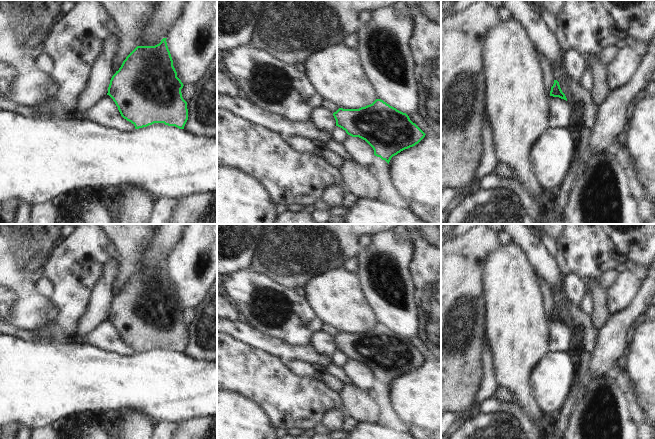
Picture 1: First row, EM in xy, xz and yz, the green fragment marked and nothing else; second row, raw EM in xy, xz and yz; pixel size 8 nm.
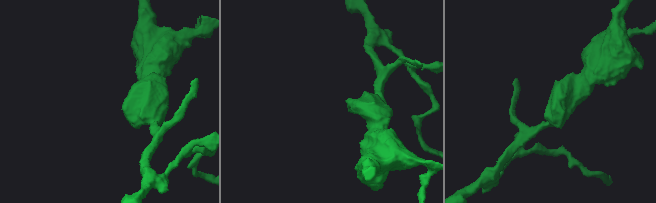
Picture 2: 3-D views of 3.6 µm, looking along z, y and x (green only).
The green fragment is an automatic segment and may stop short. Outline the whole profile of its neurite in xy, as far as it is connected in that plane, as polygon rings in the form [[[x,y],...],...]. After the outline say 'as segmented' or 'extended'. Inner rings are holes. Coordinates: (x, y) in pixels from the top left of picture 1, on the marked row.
[[[163,38],[155,46],[137,46],[126,57],[119,70],[116,71],[110,80],[107,95],[113,99],[121,116],[131,122],[135,129],[147,127],[154,123],[164,123],[168,126],[184,129],[188,120],[187,102],[183,99],[181,93],[184,85],[177,77],[166,39]]] | as segmented

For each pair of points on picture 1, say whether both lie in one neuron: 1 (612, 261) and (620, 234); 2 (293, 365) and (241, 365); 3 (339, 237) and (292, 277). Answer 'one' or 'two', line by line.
1: two
2: two
3: one

